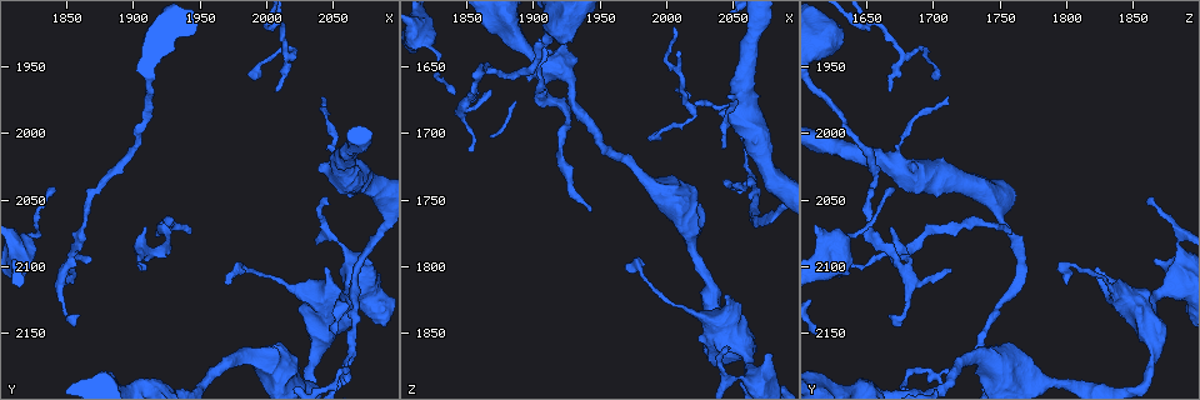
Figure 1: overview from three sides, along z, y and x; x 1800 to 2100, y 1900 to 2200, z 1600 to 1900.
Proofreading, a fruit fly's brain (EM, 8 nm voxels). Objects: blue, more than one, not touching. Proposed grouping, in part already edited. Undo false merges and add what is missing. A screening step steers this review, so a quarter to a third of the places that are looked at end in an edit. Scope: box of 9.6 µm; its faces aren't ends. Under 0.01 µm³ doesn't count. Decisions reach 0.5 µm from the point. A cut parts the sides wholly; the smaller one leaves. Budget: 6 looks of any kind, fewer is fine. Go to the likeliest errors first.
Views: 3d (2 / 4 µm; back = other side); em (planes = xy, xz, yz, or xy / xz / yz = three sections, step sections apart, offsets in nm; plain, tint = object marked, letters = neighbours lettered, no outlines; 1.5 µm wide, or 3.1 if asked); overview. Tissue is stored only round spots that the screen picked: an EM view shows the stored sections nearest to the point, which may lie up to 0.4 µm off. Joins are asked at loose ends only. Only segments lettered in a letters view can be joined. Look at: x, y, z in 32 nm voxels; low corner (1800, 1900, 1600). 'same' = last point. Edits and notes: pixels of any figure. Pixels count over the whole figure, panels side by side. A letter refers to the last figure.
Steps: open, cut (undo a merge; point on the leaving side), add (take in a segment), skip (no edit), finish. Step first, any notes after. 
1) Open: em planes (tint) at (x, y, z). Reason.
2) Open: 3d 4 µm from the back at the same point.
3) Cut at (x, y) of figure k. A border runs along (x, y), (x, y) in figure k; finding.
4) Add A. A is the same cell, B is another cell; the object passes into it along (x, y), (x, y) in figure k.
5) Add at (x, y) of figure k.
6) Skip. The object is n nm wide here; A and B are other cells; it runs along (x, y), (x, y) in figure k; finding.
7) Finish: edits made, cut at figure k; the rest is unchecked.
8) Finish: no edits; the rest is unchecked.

Open: 3d 4 µm at (2076, 2096, 1864). Stops while still wide.

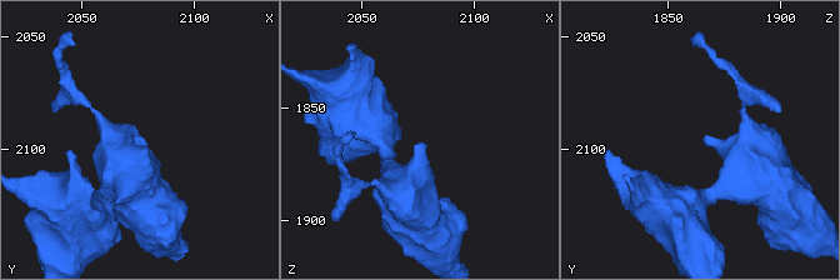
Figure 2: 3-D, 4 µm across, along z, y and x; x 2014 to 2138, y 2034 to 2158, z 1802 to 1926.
Open: em planes (letters) at (2076, 2096, 1865). Shape alone is not enough.

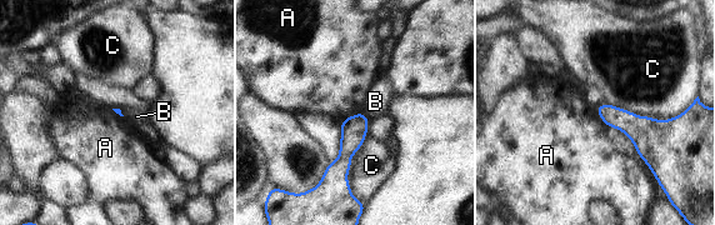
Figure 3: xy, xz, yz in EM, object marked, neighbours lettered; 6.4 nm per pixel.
Skip. The longest contact is with C, 500 nm; A, B and C are other cells; a border runs along (360, 111), (340, 121) in figure 3; none of them fits.

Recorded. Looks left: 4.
Open: em xy step 8 (letters) at (2042, 1976, 1710). Tapers out.

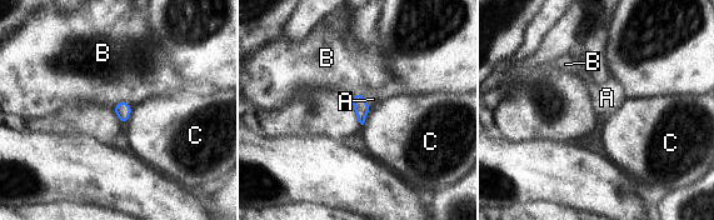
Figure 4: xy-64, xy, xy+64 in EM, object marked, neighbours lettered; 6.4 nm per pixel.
Open: em planes (letters) at the same point. Another direction.

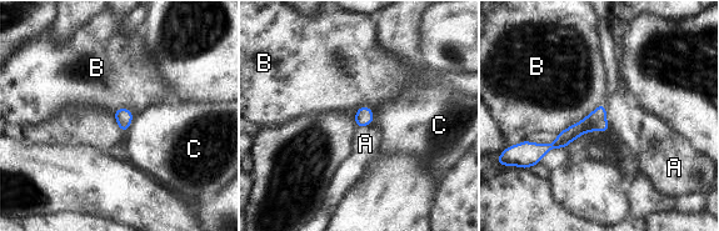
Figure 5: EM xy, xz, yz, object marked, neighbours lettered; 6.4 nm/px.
Skip. The object is 110 nm wide here; A, B and C are other cells; a border runs along (603, 101), (580, 120), (557, 134) in figure 5; none of them fits.

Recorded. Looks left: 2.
Open: 3d 4 µm at (2030, 2122, 1838). Arms part here.

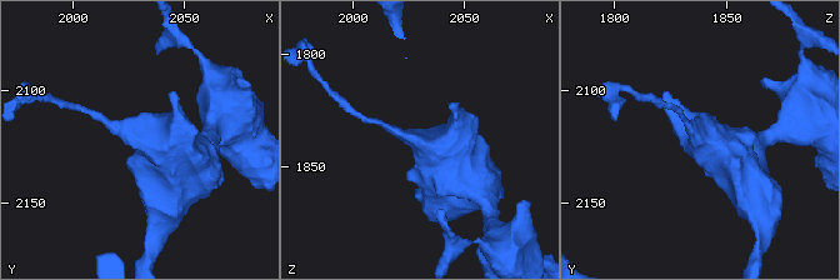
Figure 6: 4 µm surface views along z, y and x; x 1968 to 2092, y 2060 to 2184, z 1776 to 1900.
Open: em planes (letters) at (2032, 2122, 1840). Need the tissue.

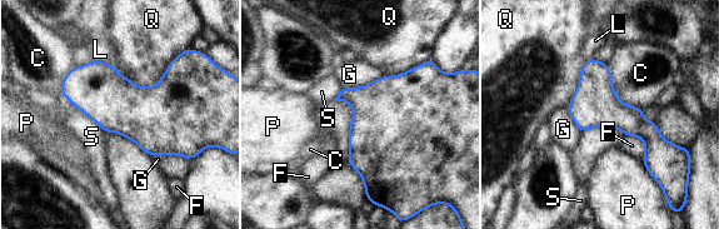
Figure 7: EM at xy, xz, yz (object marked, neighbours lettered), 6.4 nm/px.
Skip. C, F, G, L, P, Q and S are other cells; a border runs along (608, 64), (617, 96), (642, 109) in figure 7; all the same neuron.

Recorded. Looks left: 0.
Finish: no edits; the rest is unchecked.

